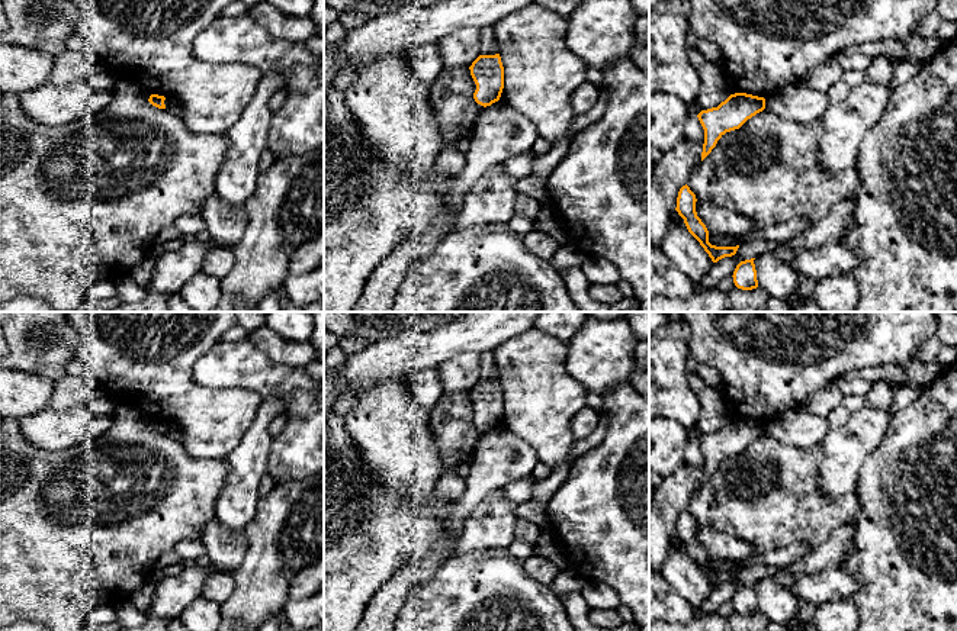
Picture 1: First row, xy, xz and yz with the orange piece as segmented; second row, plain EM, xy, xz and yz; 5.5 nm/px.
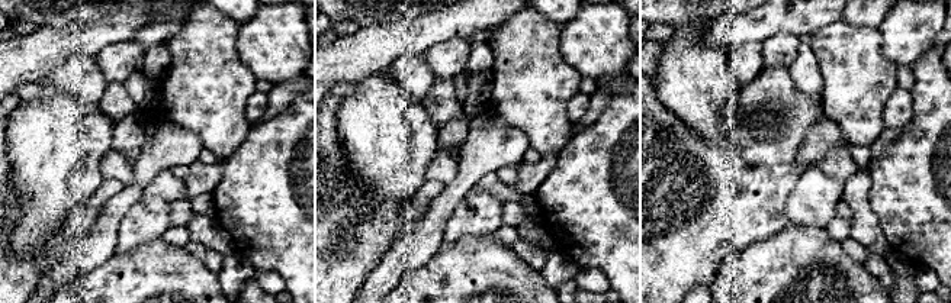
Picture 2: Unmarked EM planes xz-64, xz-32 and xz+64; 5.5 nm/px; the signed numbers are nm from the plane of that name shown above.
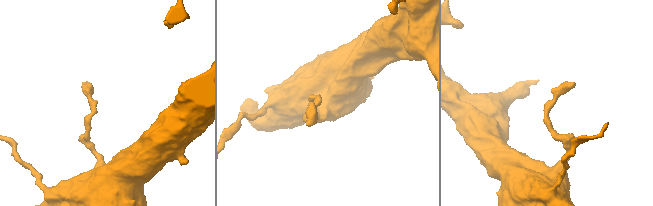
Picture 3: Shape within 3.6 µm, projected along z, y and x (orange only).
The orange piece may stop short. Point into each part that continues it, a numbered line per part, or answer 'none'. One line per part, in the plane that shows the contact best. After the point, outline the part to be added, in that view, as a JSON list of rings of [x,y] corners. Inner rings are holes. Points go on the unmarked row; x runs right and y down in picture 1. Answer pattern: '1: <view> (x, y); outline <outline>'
none

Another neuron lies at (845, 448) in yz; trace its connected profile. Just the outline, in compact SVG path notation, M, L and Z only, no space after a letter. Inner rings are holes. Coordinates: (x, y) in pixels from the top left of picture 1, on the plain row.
M863 408L850 422L823 438L823 460L819 467L819 486L826 495L855 490L866 458L881 444L890 421L890 408Z

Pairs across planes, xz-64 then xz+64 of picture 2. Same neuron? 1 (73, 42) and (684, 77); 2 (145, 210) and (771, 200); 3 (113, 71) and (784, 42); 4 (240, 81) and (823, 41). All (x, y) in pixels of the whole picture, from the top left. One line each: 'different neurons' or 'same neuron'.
1: different neurons
2: different neurons
3: same neuron
4: same neuron

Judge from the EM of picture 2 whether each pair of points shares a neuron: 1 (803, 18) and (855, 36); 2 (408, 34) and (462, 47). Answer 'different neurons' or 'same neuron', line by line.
1: different neurons
2: different neurons

